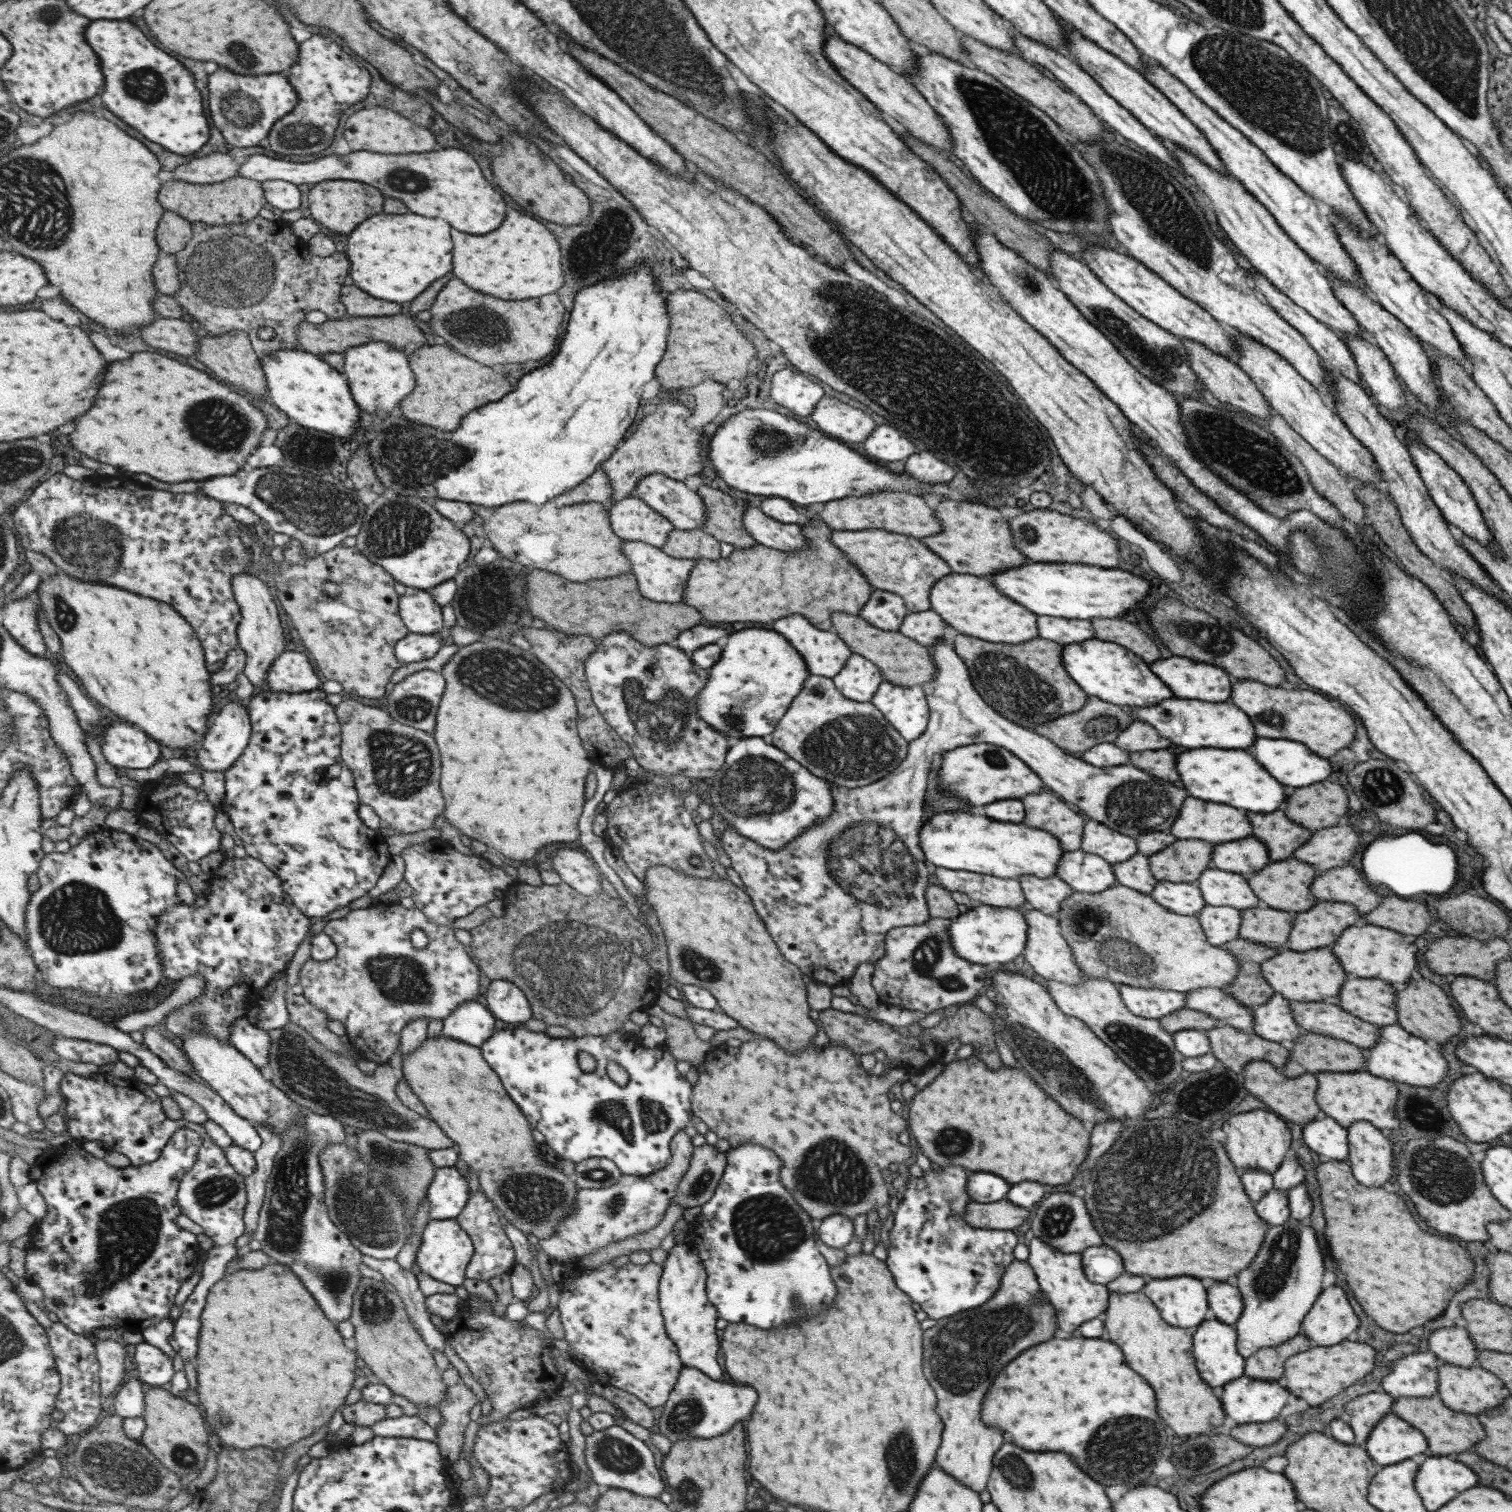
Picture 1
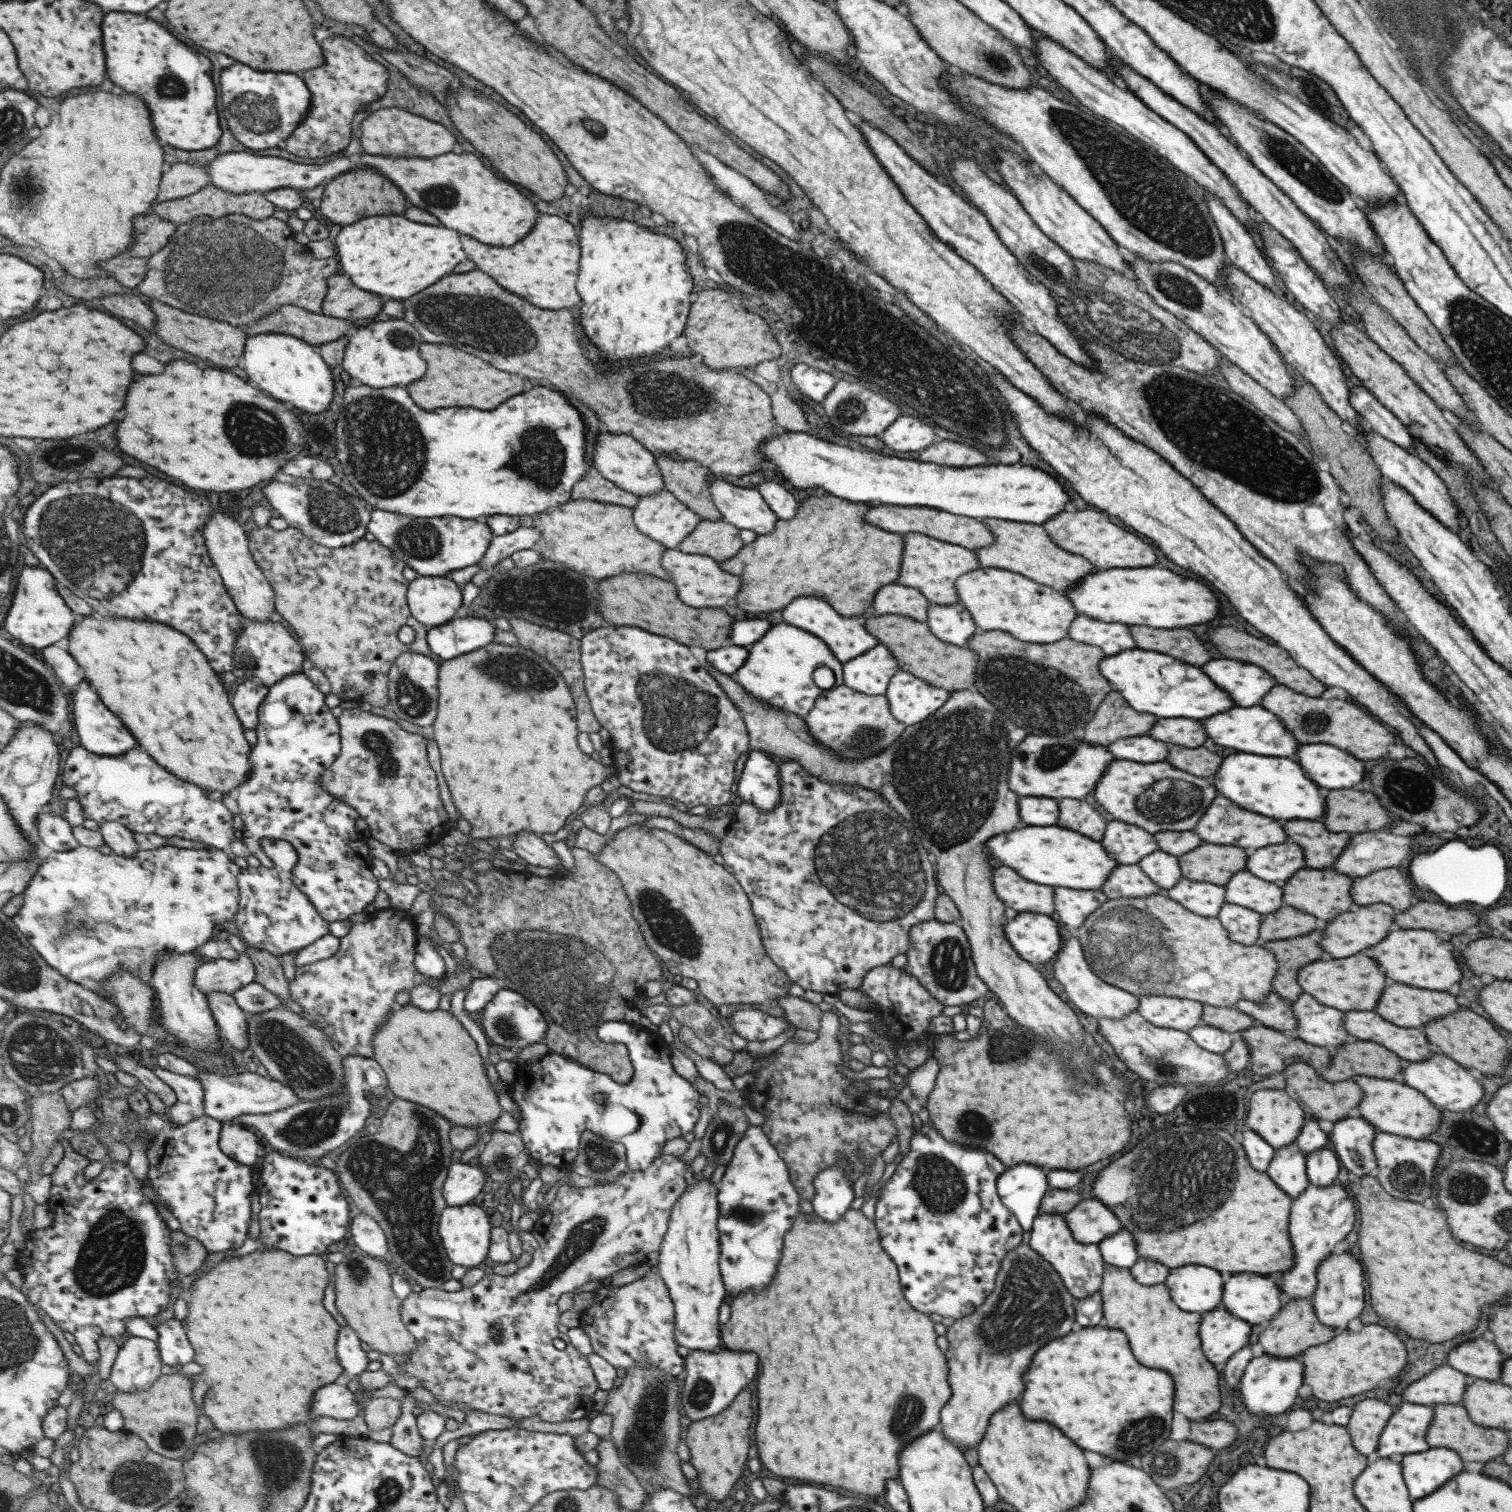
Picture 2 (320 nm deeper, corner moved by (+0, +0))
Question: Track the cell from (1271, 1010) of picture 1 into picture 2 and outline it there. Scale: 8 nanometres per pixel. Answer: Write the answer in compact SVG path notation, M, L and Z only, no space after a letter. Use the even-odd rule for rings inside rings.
M1303 992L1290 1007L1296 1018L1294 1037L1318 1047L1339 1046L1347 1042L1342 1011L1318 1003L1310 994Z

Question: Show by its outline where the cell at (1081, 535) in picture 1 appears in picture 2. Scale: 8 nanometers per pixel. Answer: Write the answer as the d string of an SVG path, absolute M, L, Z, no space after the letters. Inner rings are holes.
M1081 509L1081 512L1058 512L1041 524L1049 538L1059 548L1082 556L1097 568L1139 568L1141 564L1155 564L1155 550L1137 535L1112 524L1101 510Z

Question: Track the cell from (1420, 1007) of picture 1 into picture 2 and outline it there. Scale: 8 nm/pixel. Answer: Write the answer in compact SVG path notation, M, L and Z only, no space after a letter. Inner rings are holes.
M1469 1010L1453 1012L1435 1022L1430 1020L1424 1024L1421 1030L1428 1043L1437 1052L1452 1058L1463 1068L1475 1068L1482 1074L1501 1075L1504 1072L1503 1068L1509 1064L1509 1050L1507 1050L1509 1040L1497 1032L1485 1018L1481 1018Z

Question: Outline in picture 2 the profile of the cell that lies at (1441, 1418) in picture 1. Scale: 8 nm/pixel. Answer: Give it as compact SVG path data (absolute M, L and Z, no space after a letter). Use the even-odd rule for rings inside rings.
M1449 1404L1435 1406L1433 1422L1427 1428L1425 1442L1429 1444L1429 1448L1445 1446L1449 1450L1461 1452L1459 1456L1465 1462L1487 1462L1487 1460L1493 1460L1495 1456L1503 1454L1505 1448L1507 1448L1507 1436L1501 1430L1497 1430L1497 1428L1481 1428L1481 1426L1473 1424L1467 1418L1467 1411L1463 1406L1449 1406Z

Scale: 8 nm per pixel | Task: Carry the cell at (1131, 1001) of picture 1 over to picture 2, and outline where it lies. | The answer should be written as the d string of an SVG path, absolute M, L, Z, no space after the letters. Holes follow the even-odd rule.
M1140 995L1137 1012L1157 1028L1171 1028L1188 1032L1198 1026L1202 1004L1173 996Z

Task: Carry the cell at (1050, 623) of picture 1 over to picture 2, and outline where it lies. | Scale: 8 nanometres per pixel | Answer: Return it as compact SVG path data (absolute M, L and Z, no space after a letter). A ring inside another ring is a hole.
M1077 616L1071 621L1070 626L1068 634L1071 640L1097 647L1107 656L1136 647L1126 624L1118 622L1105 624L1099 620L1089 620L1088 616Z

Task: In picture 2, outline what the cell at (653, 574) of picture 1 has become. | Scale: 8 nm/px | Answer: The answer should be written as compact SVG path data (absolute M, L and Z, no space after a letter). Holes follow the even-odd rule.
M667 549L664 552L662 563L673 576L679 596L685 604L695 608L721 608L731 600L741 586L741 577L725 572L720 561L701 553L686 553L677 549Z

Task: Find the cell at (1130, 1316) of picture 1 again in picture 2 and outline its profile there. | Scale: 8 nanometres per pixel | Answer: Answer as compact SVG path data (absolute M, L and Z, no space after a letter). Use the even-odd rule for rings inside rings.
M1104 1263L1098 1292L1103 1304L1105 1326L1127 1334L1131 1352L1143 1366L1167 1370L1171 1376L1175 1384L1173 1412L1195 1421L1205 1419L1207 1414L1219 1408L1218 1372L1205 1358L1198 1337L1201 1314L1177 1308L1164 1283L1139 1284L1128 1268L1113 1267L1107 1263Z

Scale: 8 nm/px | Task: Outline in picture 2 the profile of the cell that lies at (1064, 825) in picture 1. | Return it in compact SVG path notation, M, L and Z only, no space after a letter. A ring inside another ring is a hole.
M1059 799L1055 823L1100 842L1107 820L1083 799Z

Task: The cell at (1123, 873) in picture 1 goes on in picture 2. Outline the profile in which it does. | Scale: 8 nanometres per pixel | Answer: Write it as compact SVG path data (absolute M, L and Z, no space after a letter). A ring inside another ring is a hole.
M1163 851L1151 852L1138 866L1163 891L1182 879L1177 858Z

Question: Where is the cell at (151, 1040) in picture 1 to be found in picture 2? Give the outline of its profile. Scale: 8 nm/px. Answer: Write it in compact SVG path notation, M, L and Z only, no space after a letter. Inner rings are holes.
M201 1071L197 1077L205 1087L205 1114L219 1121L228 1121L243 1114L271 1114L285 1110L302 1101L289 1085L266 1077L262 1071L238 1075L219 1075Z

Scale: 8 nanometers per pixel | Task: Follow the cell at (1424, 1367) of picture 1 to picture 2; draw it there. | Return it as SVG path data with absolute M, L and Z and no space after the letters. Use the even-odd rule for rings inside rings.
M1445 1364L1403 1388L1402 1394L1413 1404L1459 1404L1469 1381L1466 1374Z

